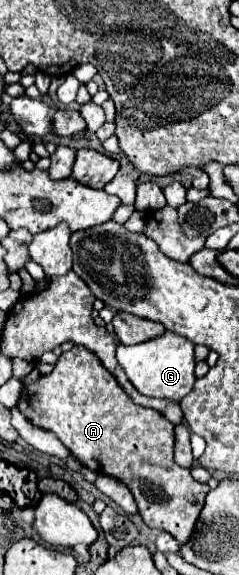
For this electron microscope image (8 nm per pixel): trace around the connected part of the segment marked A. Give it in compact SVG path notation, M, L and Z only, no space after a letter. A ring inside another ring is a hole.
M74 346L72 350L62 352L54 370L48 376L40 376L38 380L24 386L18 400L18 410L34 426L54 432L80 464L98 474L114 476L116 480L124 482L138 504L140 516L150 528L172 534L180 544L190 540L198 514L204 506L204 498L210 490L208 484L196 482L190 476L188 468L182 468L174 462L174 424L152 408L136 406L124 394L116 378L112 378L112 374L102 366L94 352L84 346Z

